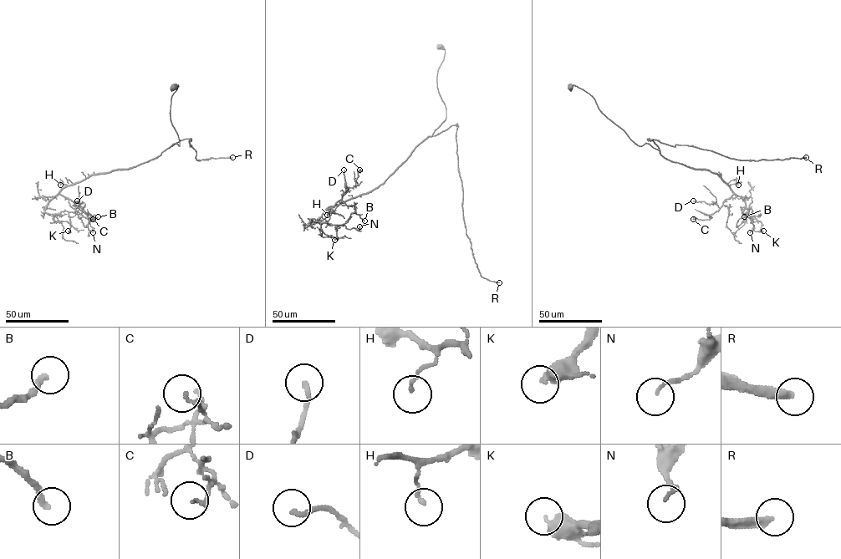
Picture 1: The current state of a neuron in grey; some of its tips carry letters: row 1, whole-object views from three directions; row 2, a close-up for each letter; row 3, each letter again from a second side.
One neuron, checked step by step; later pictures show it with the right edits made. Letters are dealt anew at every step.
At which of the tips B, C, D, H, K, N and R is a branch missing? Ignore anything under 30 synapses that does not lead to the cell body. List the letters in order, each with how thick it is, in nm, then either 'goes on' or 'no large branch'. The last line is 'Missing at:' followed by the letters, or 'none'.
B: 240 nm | no large branch
C: 140 nm | no large branch
D: 170 nm | no large branch
H: 130 nm | no large branch
K: 360 nm | no large branch
N: 90 nm | no large branch
R: 320 nm | goes on
Missing at: R

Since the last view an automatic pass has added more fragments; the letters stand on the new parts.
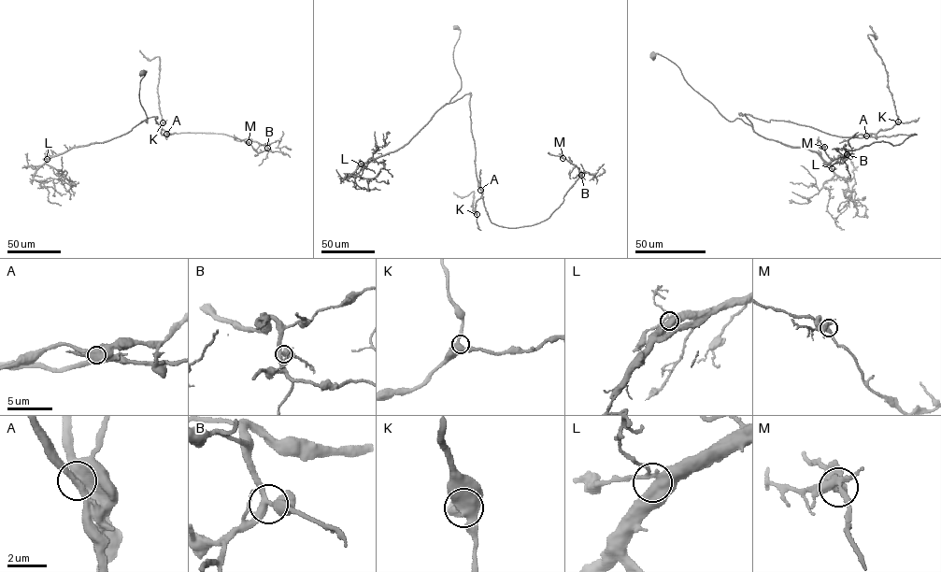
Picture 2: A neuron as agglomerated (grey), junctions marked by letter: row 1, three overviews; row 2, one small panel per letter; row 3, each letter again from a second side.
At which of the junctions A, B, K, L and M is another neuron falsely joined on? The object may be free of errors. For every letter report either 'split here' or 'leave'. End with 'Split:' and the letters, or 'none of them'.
A: split here
B: leave
K: leave
L: leave
M: leave
Split: A

